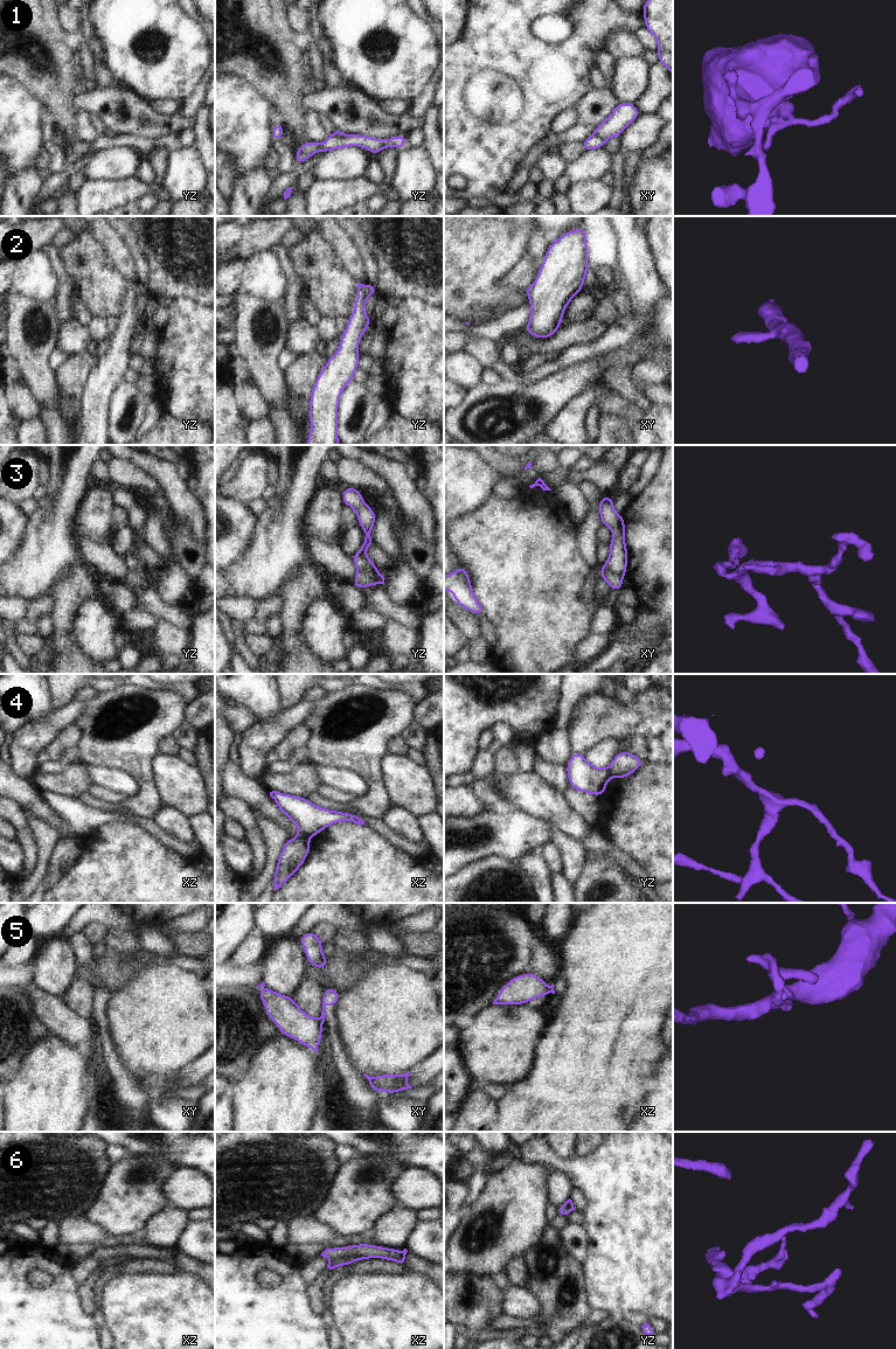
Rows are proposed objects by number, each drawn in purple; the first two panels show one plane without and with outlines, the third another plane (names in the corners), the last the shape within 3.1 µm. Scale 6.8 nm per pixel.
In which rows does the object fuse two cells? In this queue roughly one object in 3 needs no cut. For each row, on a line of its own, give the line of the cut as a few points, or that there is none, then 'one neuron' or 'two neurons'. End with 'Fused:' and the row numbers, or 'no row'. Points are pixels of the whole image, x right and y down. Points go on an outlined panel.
1: xy (594, 133), (604, 141) | two neurons
2: yz (369, 284), (367, 286), (367, 294) | two neurons
3: yz (358, 570), (377, 572) | two neurons
4: xz (298, 836), (308, 839) | two neurons
5: xy (319, 1019), (323, 1022) | two neurons
6: xz (363, 1258), (354, 1251), (349, 1251), (331, 1260) | two neurons
Fused: 1, 2, 3, 4, 5, 6

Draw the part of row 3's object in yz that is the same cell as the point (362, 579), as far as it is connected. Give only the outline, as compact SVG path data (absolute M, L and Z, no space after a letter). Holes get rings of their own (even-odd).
M356 571L355 579L353 582L353 585L356 589L374 586L376 584L383 584L384 585L384 577L381 572L370 573L367 571Z

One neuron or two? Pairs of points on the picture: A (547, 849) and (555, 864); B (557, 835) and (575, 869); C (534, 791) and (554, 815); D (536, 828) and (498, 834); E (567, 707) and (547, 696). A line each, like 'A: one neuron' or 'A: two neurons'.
A: one neuron
B: one neuron
C: one neuron
D: one neuron
E: two neurons

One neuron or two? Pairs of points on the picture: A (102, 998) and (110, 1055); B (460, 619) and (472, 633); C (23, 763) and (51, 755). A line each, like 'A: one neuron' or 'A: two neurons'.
A: one neuron
B: one neuron
C: two neurons

